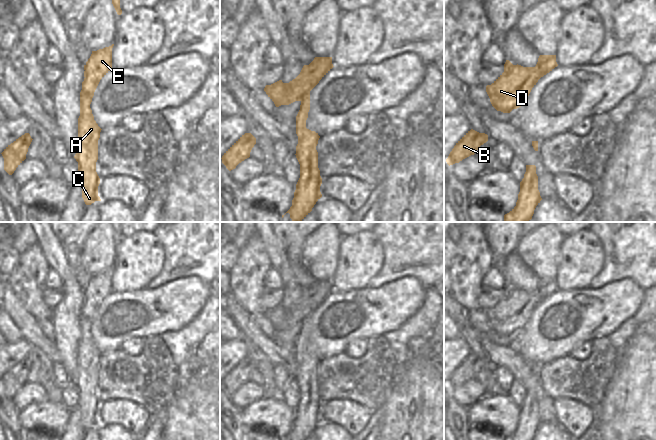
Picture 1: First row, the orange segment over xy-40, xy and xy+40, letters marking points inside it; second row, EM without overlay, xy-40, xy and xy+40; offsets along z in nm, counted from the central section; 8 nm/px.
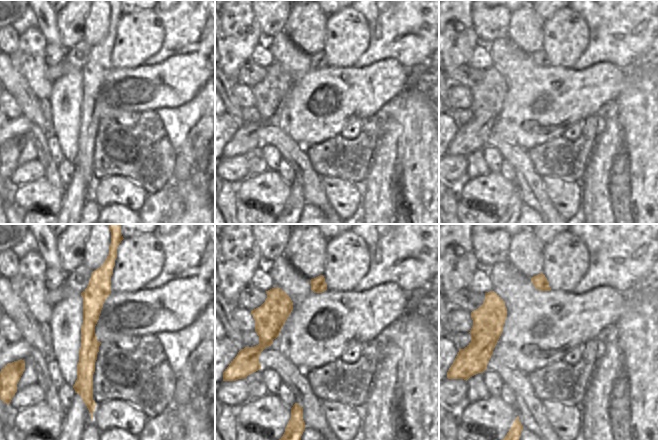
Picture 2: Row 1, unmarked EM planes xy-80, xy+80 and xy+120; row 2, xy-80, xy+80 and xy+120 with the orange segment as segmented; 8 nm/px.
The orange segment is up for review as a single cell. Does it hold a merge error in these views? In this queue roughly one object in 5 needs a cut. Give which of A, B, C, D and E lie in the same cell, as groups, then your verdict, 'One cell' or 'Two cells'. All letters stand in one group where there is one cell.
Groups: A C E / B D. Two cells

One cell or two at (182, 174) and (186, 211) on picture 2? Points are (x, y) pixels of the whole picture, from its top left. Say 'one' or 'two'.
two

